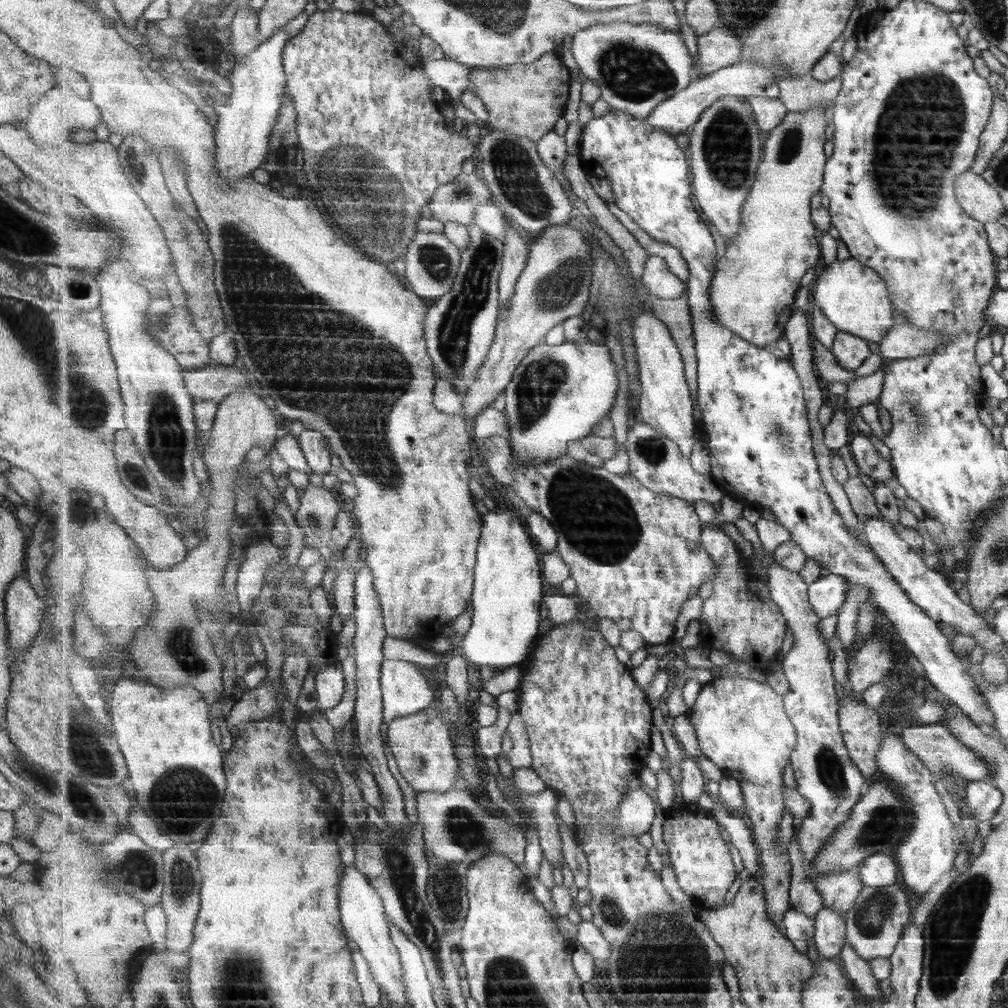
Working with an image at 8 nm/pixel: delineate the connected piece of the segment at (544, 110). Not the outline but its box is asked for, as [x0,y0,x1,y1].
[471,52,571,143]

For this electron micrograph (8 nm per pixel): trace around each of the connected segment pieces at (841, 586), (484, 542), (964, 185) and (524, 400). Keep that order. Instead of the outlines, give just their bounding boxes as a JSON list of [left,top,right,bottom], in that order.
[[808,572,846,618],[454,508,543,670],[953,170,1007,225],[505,339,619,461]]

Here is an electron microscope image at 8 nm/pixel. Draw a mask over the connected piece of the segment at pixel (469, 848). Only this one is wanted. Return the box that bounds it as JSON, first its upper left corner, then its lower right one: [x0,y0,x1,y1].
[415,789,526,870]

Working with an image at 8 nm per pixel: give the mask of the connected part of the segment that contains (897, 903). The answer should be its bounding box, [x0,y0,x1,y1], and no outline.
[846,884,911,962]

